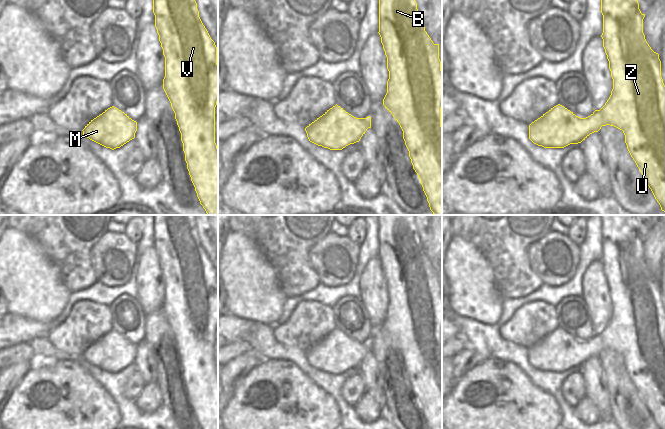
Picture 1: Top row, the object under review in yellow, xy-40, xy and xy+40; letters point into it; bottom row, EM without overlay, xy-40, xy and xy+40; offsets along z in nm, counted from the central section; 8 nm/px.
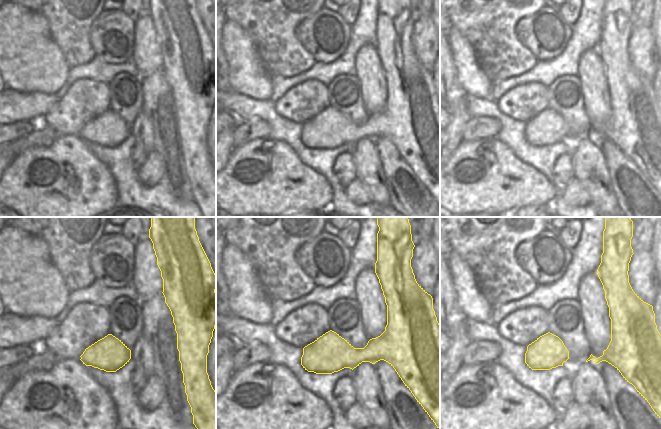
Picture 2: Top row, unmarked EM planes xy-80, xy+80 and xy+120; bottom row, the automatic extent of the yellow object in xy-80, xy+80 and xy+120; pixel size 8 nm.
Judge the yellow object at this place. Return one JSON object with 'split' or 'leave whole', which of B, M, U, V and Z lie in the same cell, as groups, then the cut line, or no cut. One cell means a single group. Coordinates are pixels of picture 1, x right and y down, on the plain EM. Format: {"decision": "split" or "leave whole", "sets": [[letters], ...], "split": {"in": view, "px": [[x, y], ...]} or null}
{"decision": "leave whole", "sets": [["B", "M", "U", "V", "Z"]], "split": null}

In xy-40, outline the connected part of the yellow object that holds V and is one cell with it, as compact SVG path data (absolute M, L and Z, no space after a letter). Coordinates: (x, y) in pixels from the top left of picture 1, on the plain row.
M153 215L153 237L165 281L163 313L175 337L191 405L201 429L218 429L218 372L215 367L215 331L218 326L217 271L199 241L195 215Z

